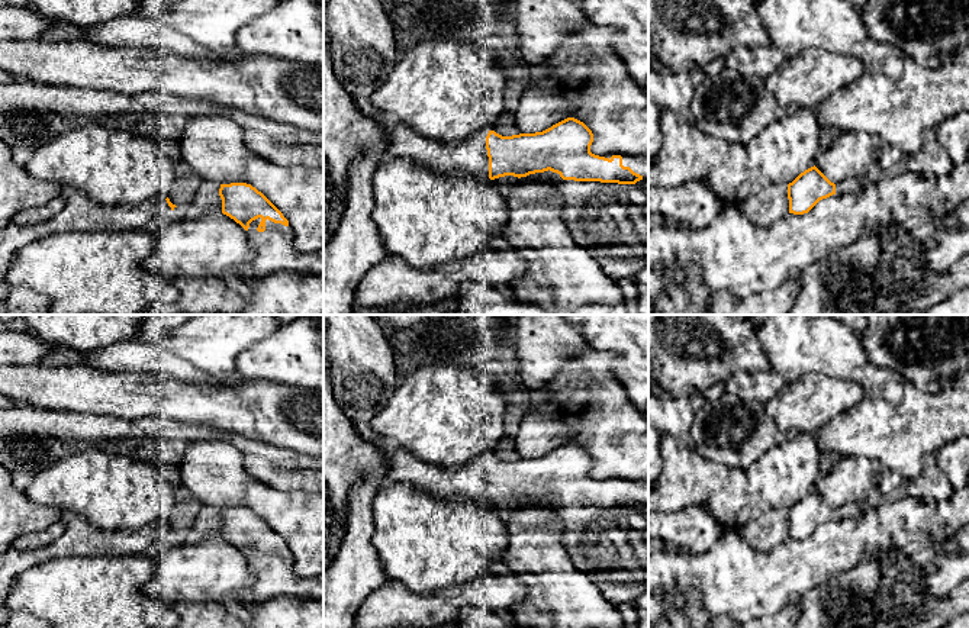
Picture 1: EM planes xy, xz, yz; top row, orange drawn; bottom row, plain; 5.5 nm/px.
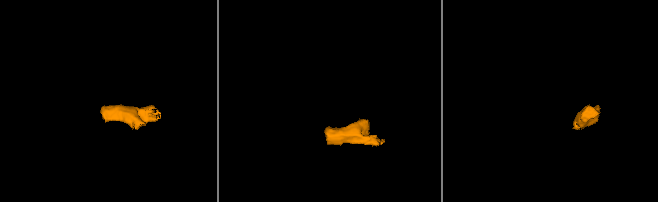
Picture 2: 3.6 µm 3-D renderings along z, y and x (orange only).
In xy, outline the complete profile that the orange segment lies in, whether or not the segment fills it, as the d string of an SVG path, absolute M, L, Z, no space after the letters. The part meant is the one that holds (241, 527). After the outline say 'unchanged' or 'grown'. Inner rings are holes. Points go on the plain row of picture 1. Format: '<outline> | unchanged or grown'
M247 508L220 509L222 538L239 548L248 558L250 573L254 579L244 598L250 602L289 595L306 599L323 599L323 574L300 577L294 573L294 560L283 538L255 512Z | grown

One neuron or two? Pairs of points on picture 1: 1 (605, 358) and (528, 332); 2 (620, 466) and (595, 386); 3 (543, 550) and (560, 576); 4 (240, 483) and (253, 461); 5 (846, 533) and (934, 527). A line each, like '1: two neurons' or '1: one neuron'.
1: two neurons
2: one neuron
3: one neuron
4: two neurons
5: one neuron

